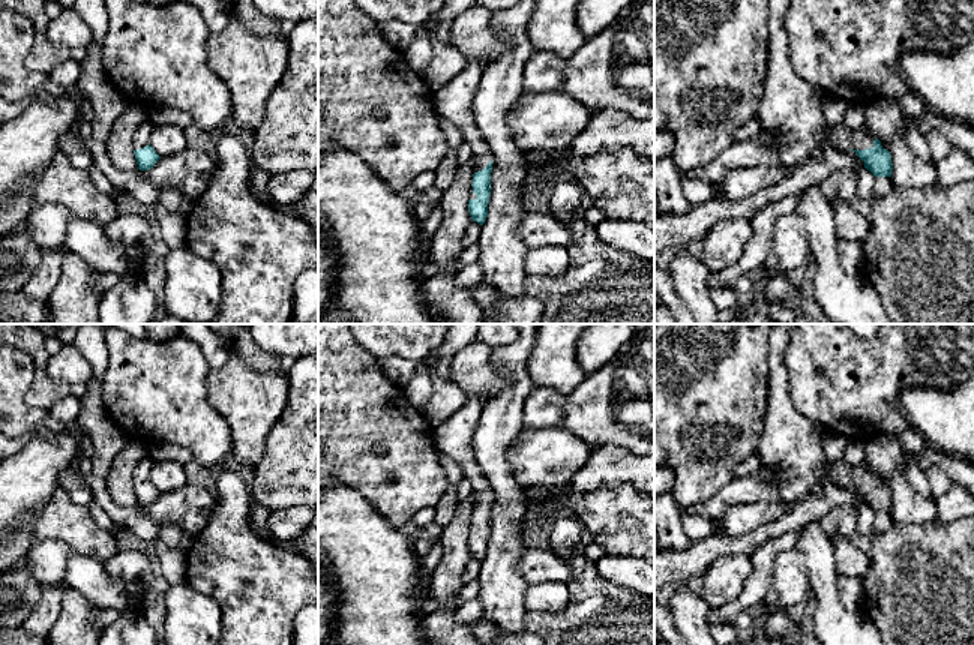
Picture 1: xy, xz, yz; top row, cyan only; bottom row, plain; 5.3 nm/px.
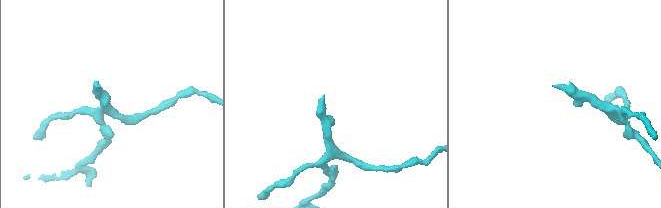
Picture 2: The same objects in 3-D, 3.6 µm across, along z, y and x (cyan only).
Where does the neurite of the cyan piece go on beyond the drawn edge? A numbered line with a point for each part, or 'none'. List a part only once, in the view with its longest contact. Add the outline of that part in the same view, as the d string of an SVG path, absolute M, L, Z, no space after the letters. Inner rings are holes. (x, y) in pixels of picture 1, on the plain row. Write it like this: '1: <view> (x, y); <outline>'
1: yz (788, 446); M771 324L768 336L768 411L762 428L758 453L761 465L749 476L732 478L713 498L681 508L686 514L695 514L705 519L722 518L729 508L738 504L750 502L789 502L812 492L821 480L824 484L840 483L852 486L866 486L873 483L875 472L852 465L848 458L840 458L833 464L827 464L822 450L822 440L815 435L813 423L797 412L789 400L788 372L783 364L786 345L797 324Z

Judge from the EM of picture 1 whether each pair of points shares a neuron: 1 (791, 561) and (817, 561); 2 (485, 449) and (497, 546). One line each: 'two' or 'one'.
1: two
2: one

